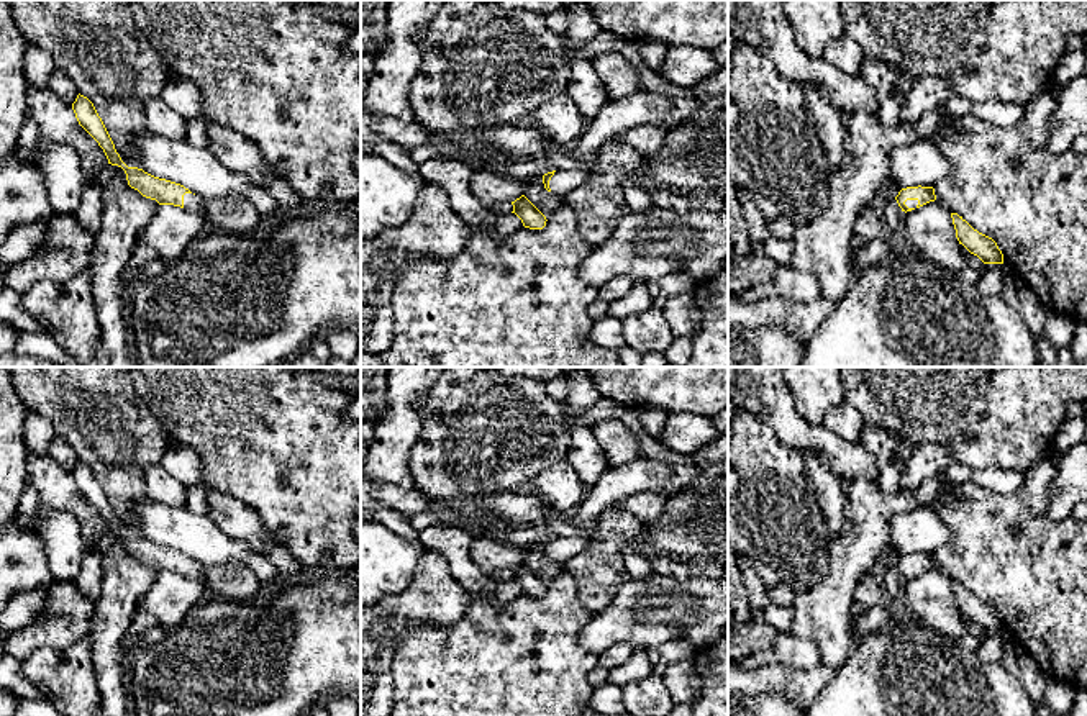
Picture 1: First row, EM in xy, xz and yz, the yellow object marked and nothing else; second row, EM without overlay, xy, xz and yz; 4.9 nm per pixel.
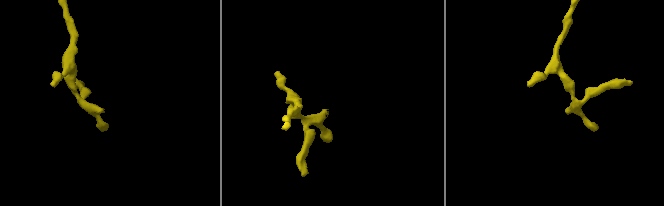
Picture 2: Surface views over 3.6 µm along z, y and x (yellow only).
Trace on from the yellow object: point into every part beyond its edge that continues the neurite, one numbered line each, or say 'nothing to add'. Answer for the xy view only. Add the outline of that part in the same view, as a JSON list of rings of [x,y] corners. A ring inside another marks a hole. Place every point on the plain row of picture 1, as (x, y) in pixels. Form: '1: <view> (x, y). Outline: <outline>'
1: xy (191, 569). Outline: [[[185,560],[184,562],[184,575],[185,577],[202,578],[205,582],[203,570],[205,570],[205,567],[193,562],[193,560]]]

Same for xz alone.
1: xz (561, 549). Outline: [[[579,536],[574,537],[556,537],[549,547],[553,560],[566,562],[571,557],[580,554],[587,547],[589,541]]]

